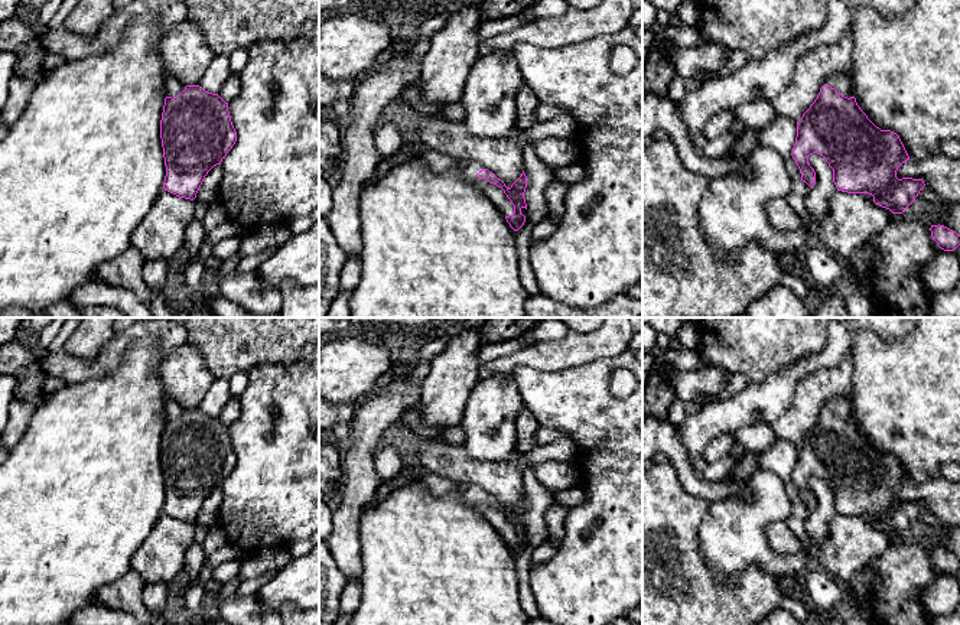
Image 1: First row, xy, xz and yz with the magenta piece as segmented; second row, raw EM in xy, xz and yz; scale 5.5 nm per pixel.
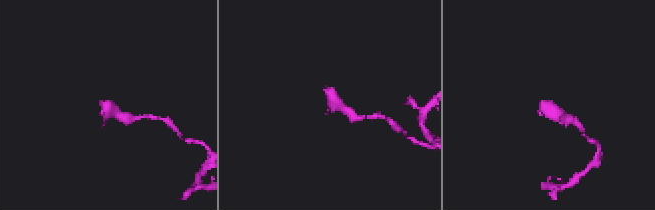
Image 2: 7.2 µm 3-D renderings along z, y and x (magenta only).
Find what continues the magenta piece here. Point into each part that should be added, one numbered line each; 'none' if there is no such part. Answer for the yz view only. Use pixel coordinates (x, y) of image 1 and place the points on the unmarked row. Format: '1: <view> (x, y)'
1: yz (842, 406)

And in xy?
1: xy (173, 410)

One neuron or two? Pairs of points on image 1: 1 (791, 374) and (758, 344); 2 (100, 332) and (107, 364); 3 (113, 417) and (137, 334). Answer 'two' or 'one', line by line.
1: two
2: two
3: two

